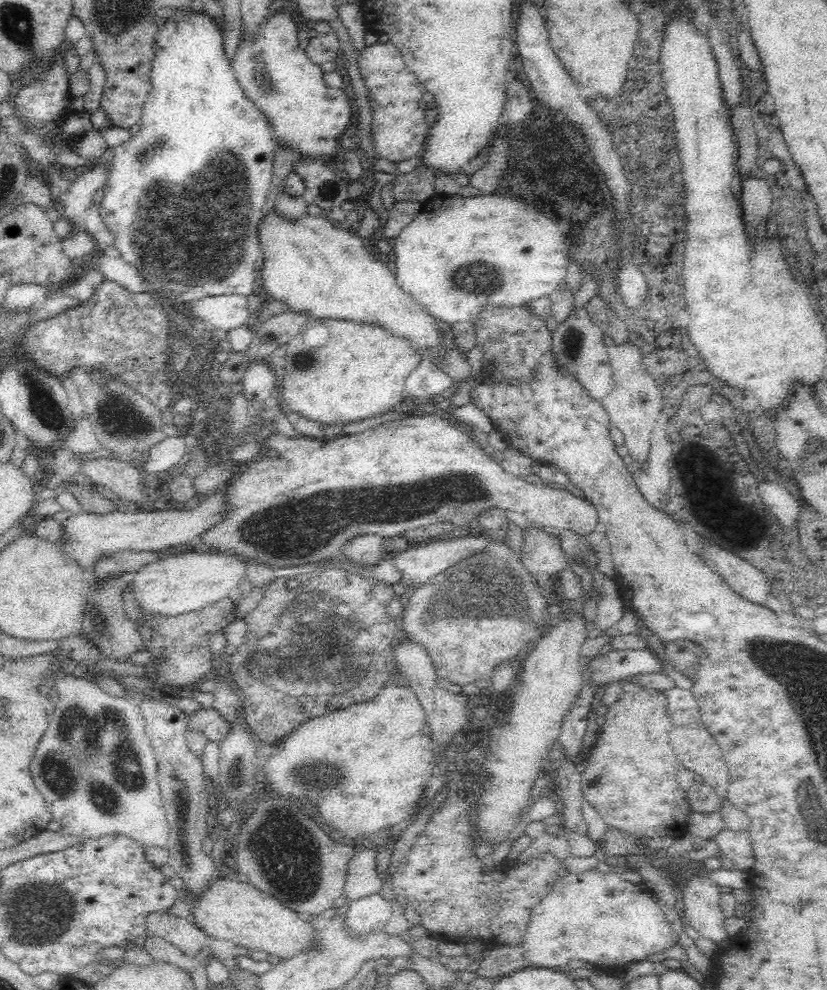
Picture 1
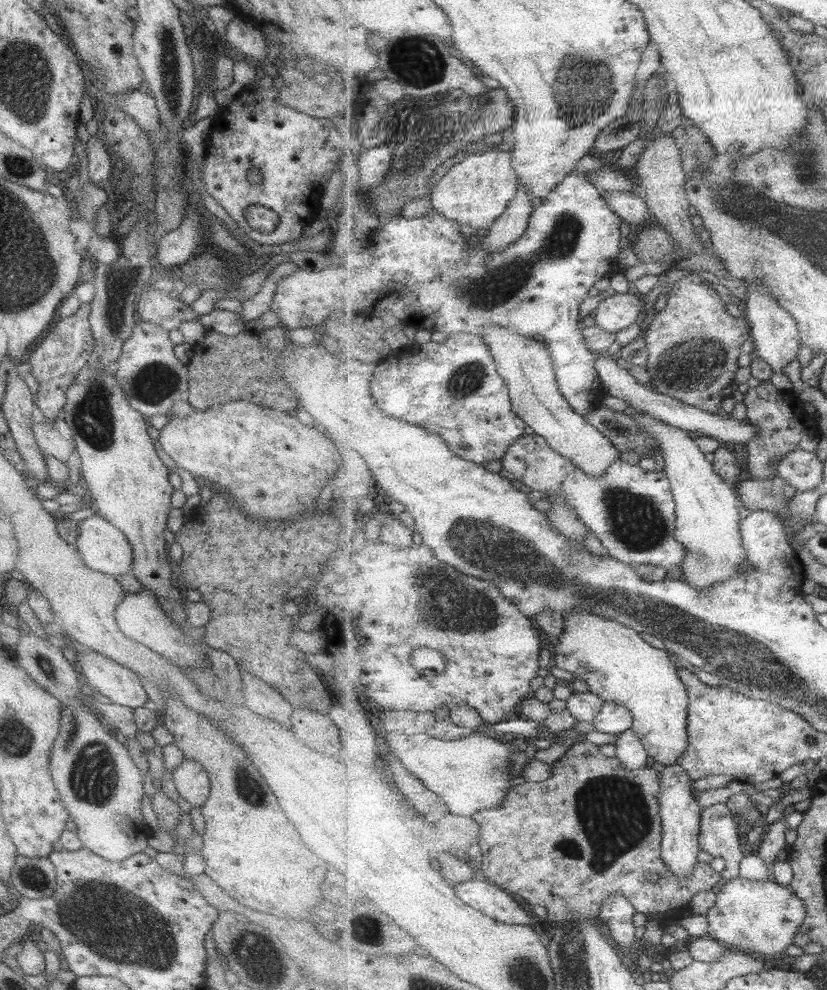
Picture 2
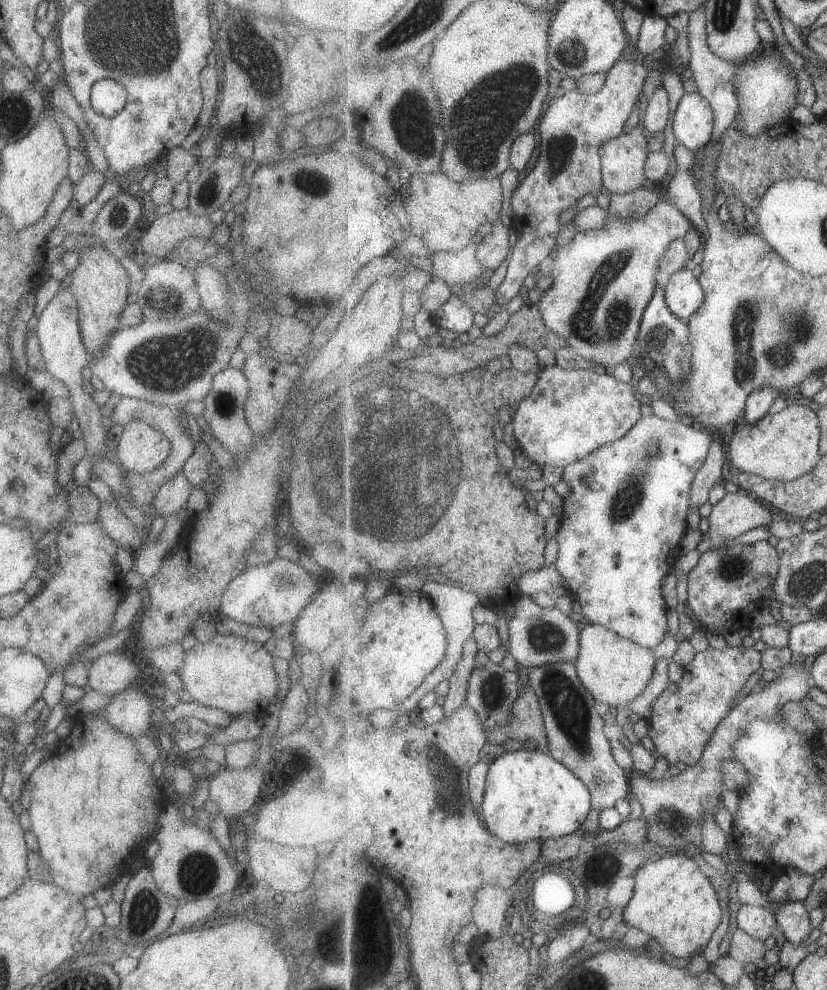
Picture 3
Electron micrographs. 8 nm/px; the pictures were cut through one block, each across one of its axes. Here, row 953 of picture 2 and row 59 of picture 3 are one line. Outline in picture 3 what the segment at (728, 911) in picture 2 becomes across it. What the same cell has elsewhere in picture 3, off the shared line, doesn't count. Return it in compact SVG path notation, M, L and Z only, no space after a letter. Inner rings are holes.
M760 54L747 59L739 68L735 76L737 92L741 98L738 116L741 122L737 124L738 130L747 136L759 136L775 126L781 126L787 118L791 118L793 110L797 108L797 96L799 96L799 79L795 76L793 68L789 64L783 64L781 59L775 56L760 57Z

